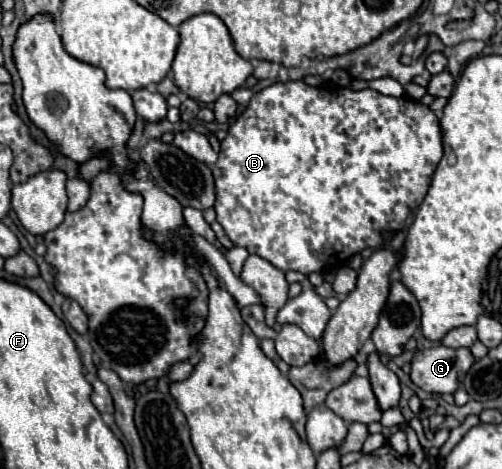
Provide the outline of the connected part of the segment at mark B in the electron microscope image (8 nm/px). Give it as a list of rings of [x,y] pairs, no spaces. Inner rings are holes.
[[[288,81],[288,83],[274,83],[262,91],[258,91],[252,99],[246,111],[230,125],[226,139],[220,143],[218,161],[212,169],[216,179],[216,221],[224,227],[228,239],[236,247],[244,247],[252,255],[260,255],[262,259],[270,261],[274,267],[282,271],[300,271],[304,275],[308,273],[322,273],[326,269],[340,269],[348,265],[348,259],[362,249],[380,247],[382,231],[402,231],[406,225],[406,219],[410,211],[414,211],[420,201],[424,199],[434,169],[442,159],[442,129],[438,123],[438,117],[434,111],[420,103],[420,101],[408,101],[408,97],[388,97],[372,89],[340,89],[340,93],[310,87],[304,81]]]

